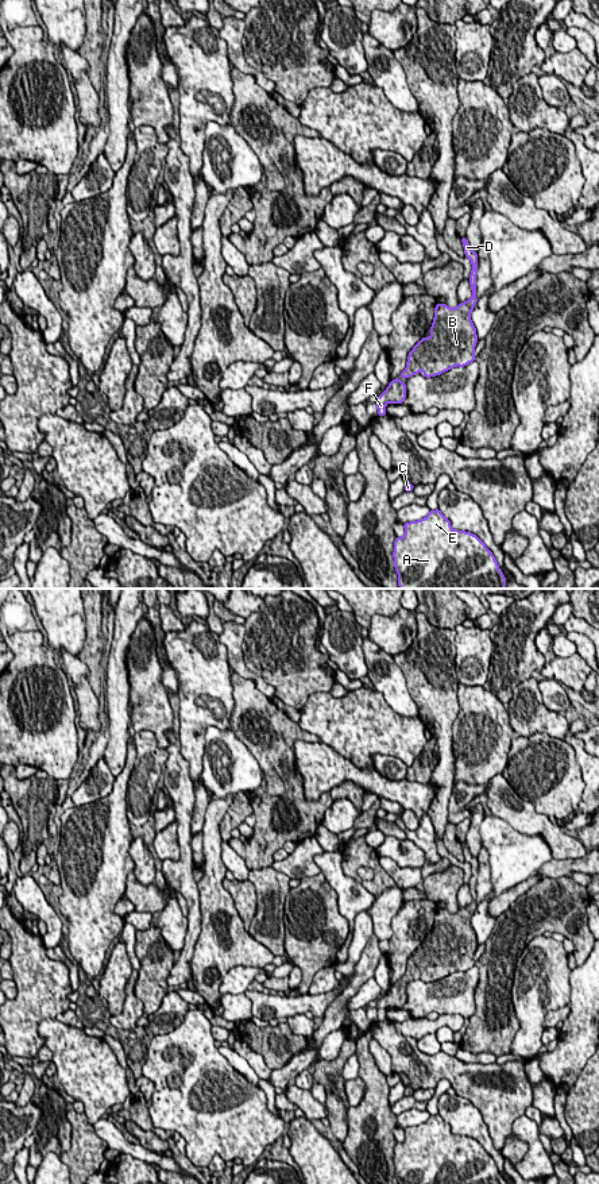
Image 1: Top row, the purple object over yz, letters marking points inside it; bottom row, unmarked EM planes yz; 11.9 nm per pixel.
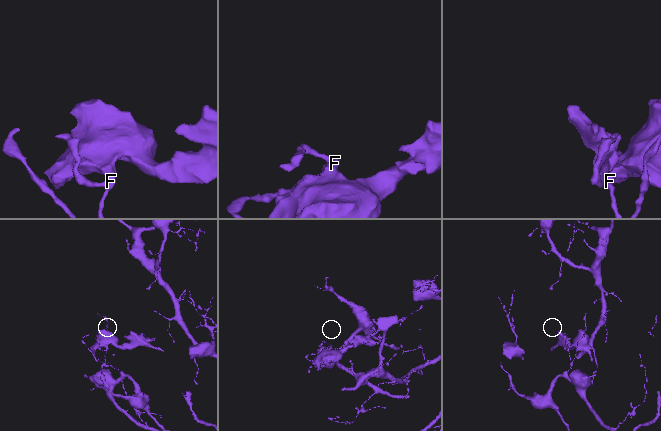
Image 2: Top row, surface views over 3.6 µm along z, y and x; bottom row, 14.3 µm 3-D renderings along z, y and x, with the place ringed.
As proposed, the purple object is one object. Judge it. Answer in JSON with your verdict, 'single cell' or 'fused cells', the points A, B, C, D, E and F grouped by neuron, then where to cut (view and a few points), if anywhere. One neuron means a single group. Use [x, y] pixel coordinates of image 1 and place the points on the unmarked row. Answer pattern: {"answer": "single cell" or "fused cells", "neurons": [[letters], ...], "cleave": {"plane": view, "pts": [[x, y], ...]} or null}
{"answer": "single cell", "neurons": [["A", "B", "C", "D", "E", "F"]], "cleave": null}

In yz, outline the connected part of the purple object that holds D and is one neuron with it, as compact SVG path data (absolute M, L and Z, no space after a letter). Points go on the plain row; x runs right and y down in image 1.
M460 842L464 852L465 863L471 864L472 876L469 879L469 890L472 902L449 913L445 909L436 909L434 923L430 932L432 940L421 942L421 945L409 957L406 973L399 979L402 983L424 976L425 983L440 980L452 972L464 972L474 965L478 940L471 917L474 915L476 903L476 880L478 880L478 857L471 855L467 842Z

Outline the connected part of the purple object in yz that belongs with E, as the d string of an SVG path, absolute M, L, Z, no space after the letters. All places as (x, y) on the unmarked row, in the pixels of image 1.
M440 1114L403 1129L405 1139L394 1146L398 1184L506 1184L492 1157L474 1138L457 1135Z

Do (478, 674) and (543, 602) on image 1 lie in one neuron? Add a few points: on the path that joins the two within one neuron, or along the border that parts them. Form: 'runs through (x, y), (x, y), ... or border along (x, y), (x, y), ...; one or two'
border along (489, 629), (491, 659), (487, 679), (482, 685); two

